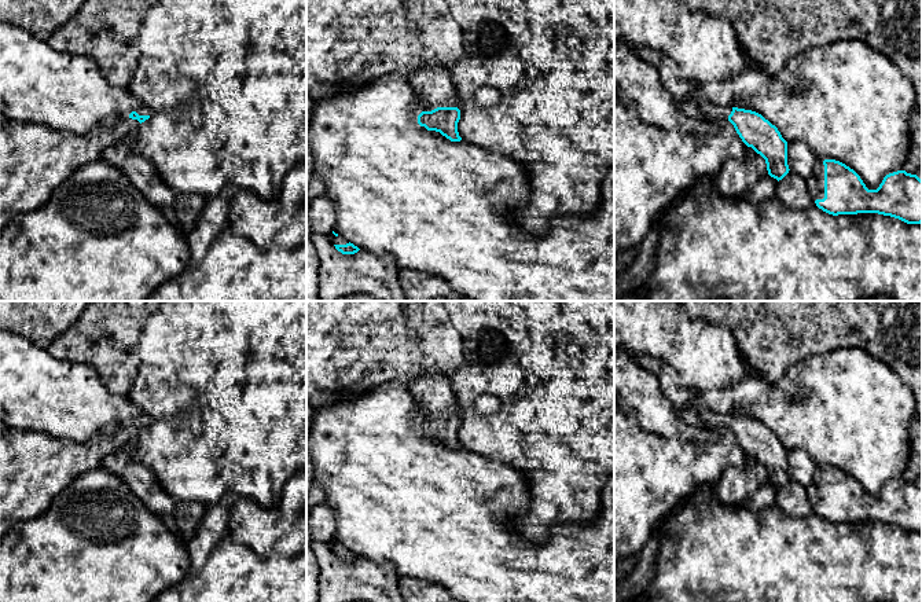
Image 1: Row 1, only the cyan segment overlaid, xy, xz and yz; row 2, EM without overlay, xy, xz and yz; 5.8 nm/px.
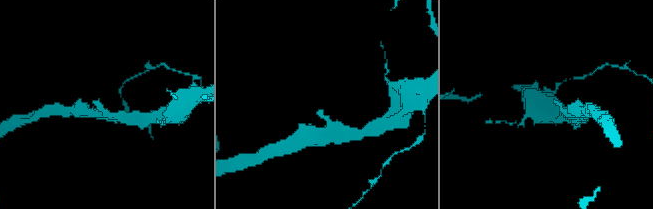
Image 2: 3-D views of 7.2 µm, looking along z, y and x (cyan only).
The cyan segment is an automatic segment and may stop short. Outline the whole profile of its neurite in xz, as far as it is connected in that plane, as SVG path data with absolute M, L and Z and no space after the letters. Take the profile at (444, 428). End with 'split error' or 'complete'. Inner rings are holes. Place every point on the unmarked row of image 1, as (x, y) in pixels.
M429 372L412 379L408 389L426 416L418 423L418 432L427 438L440 440L451 449L460 449L459 401L448 377Z; split error

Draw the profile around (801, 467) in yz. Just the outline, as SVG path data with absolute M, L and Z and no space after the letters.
M801 449L787 451L787 473L797 484L808 488L818 466L813 459Z

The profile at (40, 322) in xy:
M0 301L0 330L47 349L91 301Z

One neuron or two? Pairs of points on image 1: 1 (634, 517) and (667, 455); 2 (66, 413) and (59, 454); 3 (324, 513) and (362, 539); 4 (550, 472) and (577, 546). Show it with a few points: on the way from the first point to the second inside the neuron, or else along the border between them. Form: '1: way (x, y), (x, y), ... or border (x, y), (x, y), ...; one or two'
1: way (634, 502), (634, 488), (651, 470); one
2: border (30, 429), (74, 441), (85, 441), (94, 436); two
3: border (323, 502), (333, 511), (334, 538); two
4: border (599, 510), (592, 521), (553, 524), (542, 540); two

